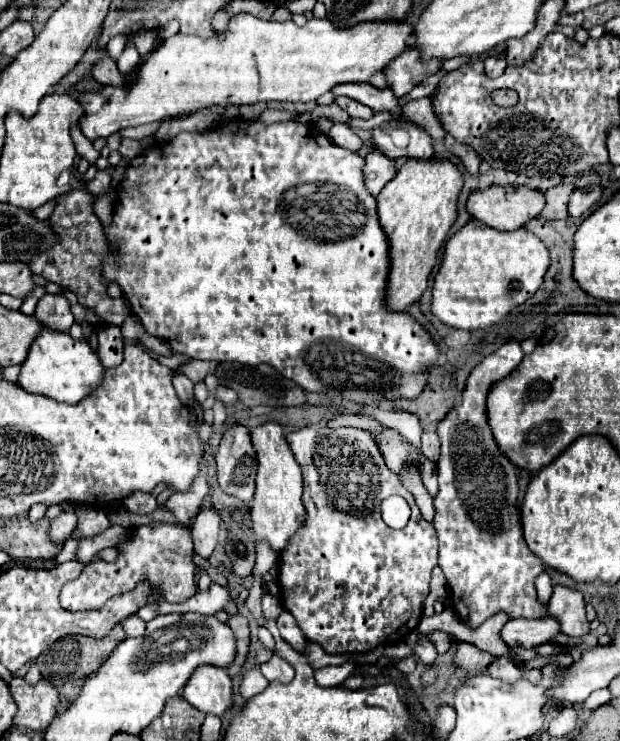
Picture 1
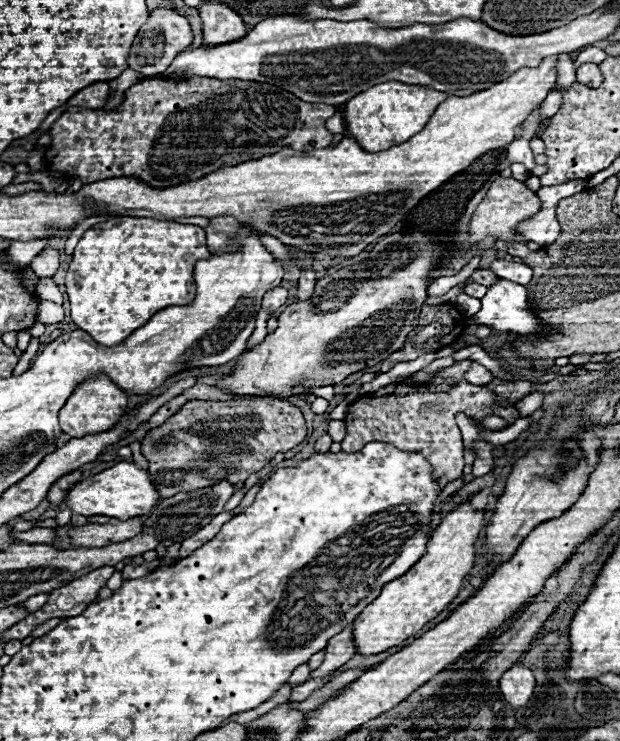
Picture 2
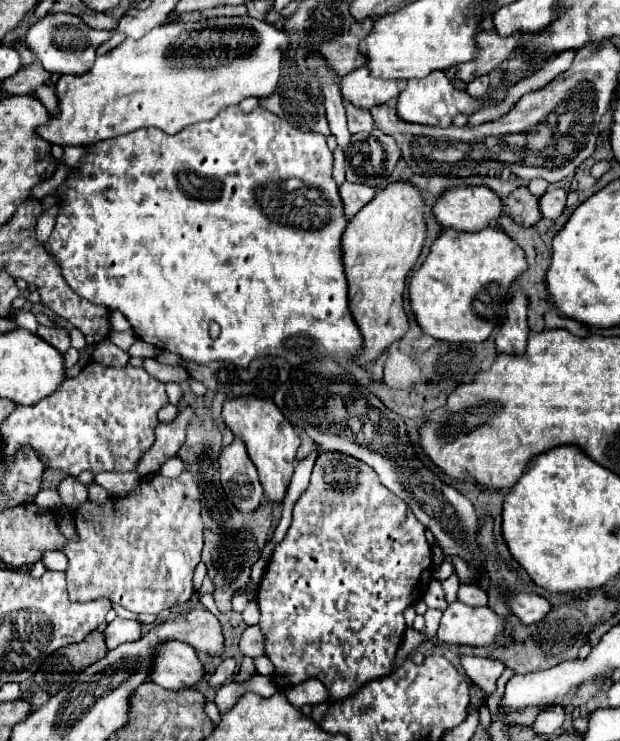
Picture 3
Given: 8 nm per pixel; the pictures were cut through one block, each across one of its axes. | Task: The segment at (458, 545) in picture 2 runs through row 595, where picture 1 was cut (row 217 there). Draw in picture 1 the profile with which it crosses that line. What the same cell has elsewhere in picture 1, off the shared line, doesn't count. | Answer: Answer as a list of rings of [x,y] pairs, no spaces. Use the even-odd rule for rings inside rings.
[[[406,160],[406,164],[396,172],[396,176],[382,188],[376,196],[380,224],[390,240],[390,282],[386,304],[394,310],[406,310],[412,302],[420,300],[426,290],[428,276],[438,260],[438,252],[446,240],[448,230],[458,218],[458,196],[464,186],[462,172],[450,160]]]

